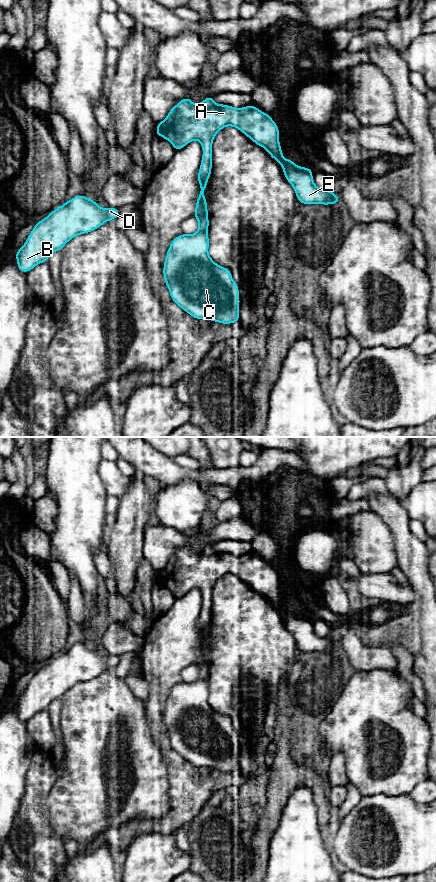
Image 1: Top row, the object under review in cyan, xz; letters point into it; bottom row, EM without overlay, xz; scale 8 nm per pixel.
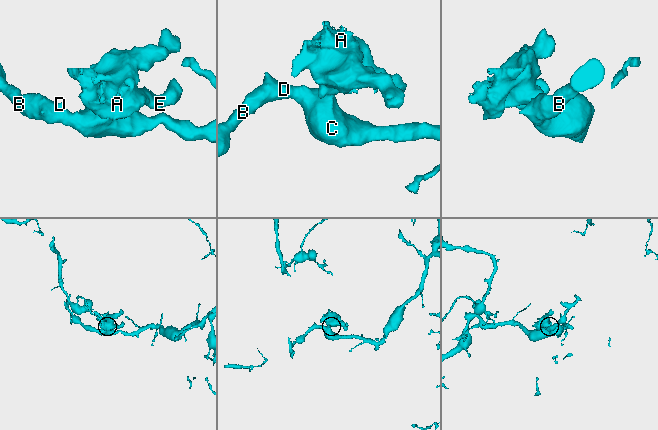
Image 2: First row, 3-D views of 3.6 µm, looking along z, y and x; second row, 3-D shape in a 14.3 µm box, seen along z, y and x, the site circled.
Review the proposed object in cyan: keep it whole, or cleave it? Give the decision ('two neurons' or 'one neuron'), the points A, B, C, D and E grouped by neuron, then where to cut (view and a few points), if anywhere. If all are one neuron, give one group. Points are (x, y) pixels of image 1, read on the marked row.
two neurons; A E / B C D; cut in xz along (207, 215), (197, 218)

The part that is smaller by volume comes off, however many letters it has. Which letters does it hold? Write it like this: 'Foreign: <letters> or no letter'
Foreign: A, E

